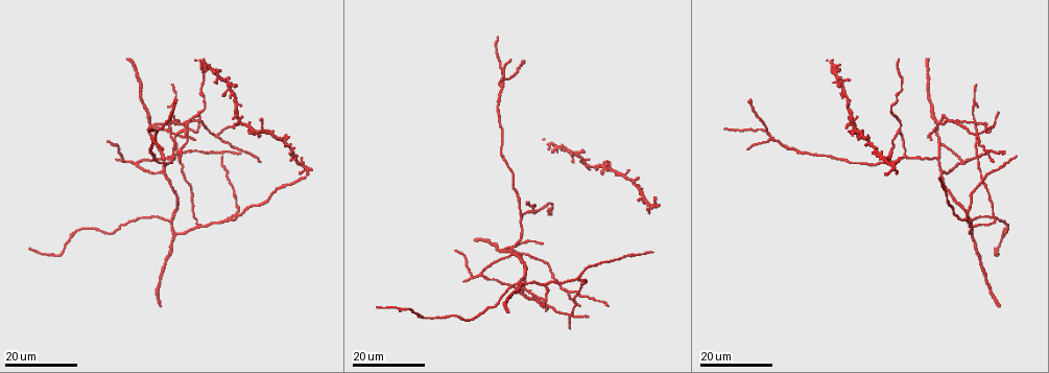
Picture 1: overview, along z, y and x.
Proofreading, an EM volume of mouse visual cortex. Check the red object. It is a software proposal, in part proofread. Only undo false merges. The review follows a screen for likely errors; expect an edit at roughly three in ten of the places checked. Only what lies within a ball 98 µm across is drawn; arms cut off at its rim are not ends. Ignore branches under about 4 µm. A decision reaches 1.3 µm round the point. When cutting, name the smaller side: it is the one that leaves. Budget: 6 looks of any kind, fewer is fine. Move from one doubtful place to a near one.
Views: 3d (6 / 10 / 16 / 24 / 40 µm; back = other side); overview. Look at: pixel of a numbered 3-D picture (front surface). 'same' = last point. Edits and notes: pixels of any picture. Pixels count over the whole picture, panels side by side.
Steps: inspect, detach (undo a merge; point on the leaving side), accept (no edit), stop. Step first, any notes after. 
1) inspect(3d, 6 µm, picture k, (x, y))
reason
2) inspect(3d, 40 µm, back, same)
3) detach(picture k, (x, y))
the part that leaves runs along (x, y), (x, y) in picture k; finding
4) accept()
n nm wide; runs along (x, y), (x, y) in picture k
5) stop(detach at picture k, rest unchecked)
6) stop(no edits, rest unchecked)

inspect(3d, 16 µm, picture 1, (482, 276))
a fork

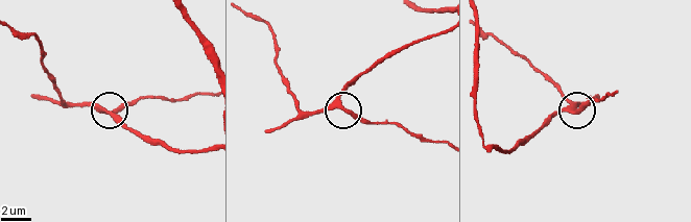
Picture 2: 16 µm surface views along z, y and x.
inspect(3d, 6 µm, picture 2, (572, 113))

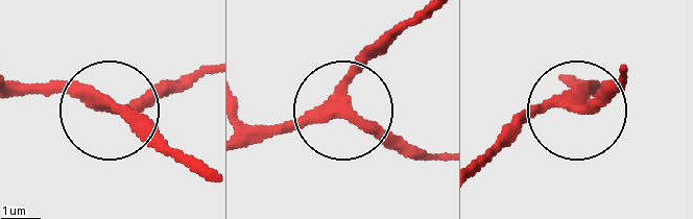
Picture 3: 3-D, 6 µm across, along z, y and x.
accept()
290 nm wide; runs along (412, 20), (333, 113), (293, 129), (243, 129) in picture 3; all the same neuron

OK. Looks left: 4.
inspect(3d, 16 µm, picture 1, (230, 217))
a fork

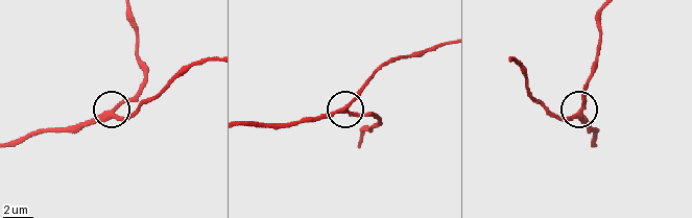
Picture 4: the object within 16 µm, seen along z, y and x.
inspect(3d, 6 µm, picture 4, (346, 109))

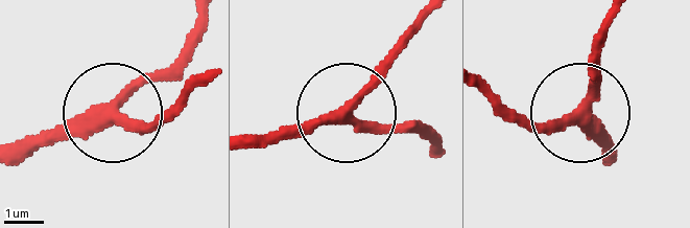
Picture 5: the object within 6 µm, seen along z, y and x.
inspect(3d, 6 µm, back, picture 5, (116, 104))

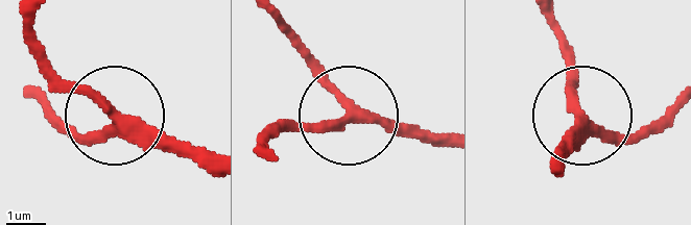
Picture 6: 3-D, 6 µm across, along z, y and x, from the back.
accept()
280 nm wide; runs along (445, 143), (385, 123), (268, 123) in picture 6; continuous, no second neuron

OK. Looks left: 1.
stop(no edits, rest unchecked)

